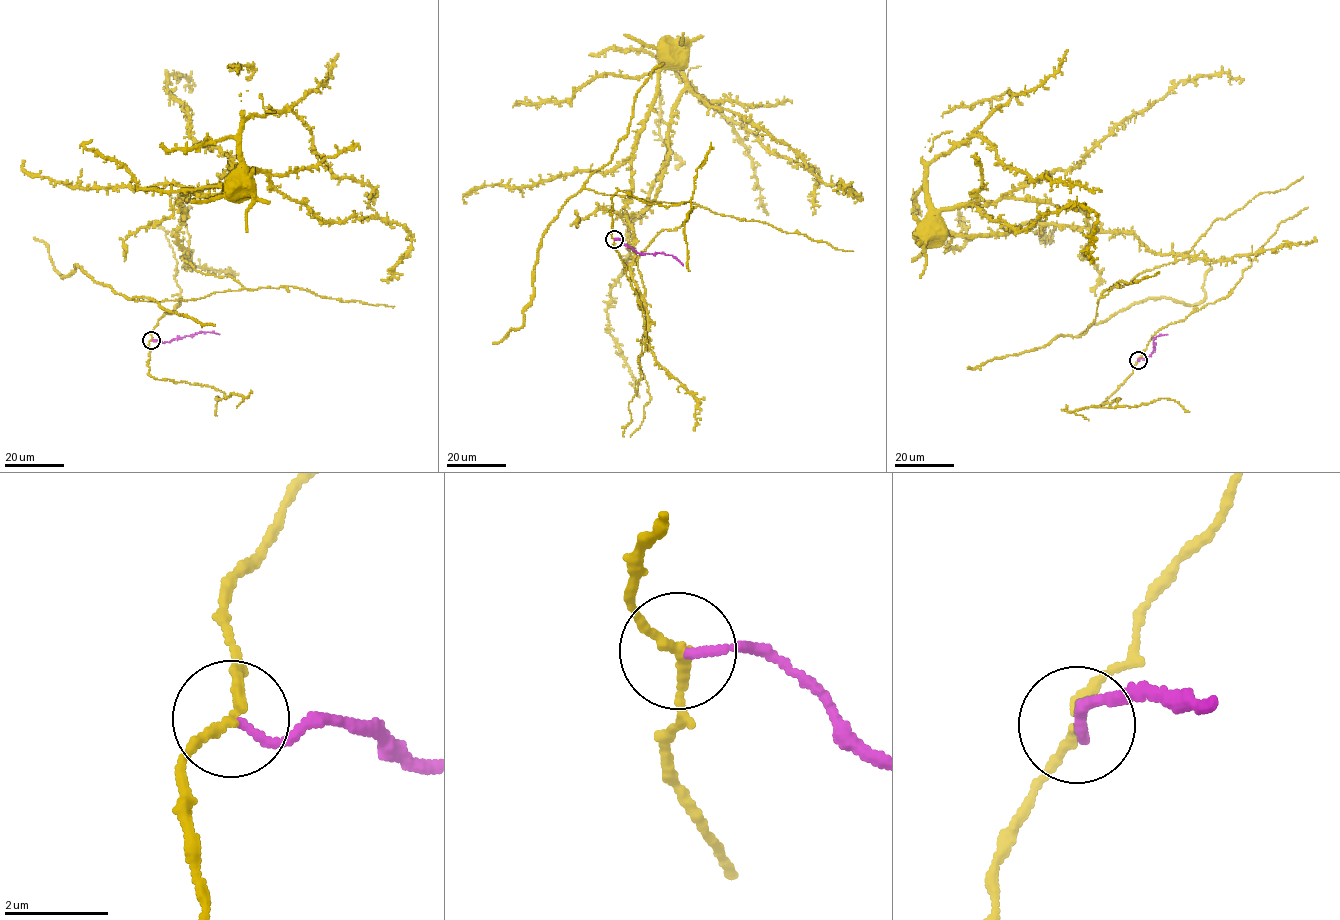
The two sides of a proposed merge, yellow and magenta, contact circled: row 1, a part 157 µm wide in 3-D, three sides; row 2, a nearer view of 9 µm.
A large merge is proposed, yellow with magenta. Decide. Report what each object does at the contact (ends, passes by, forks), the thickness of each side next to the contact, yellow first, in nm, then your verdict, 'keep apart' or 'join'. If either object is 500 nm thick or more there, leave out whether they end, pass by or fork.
yellow passes by | magenta ends | 200/140 nm | keep apart

